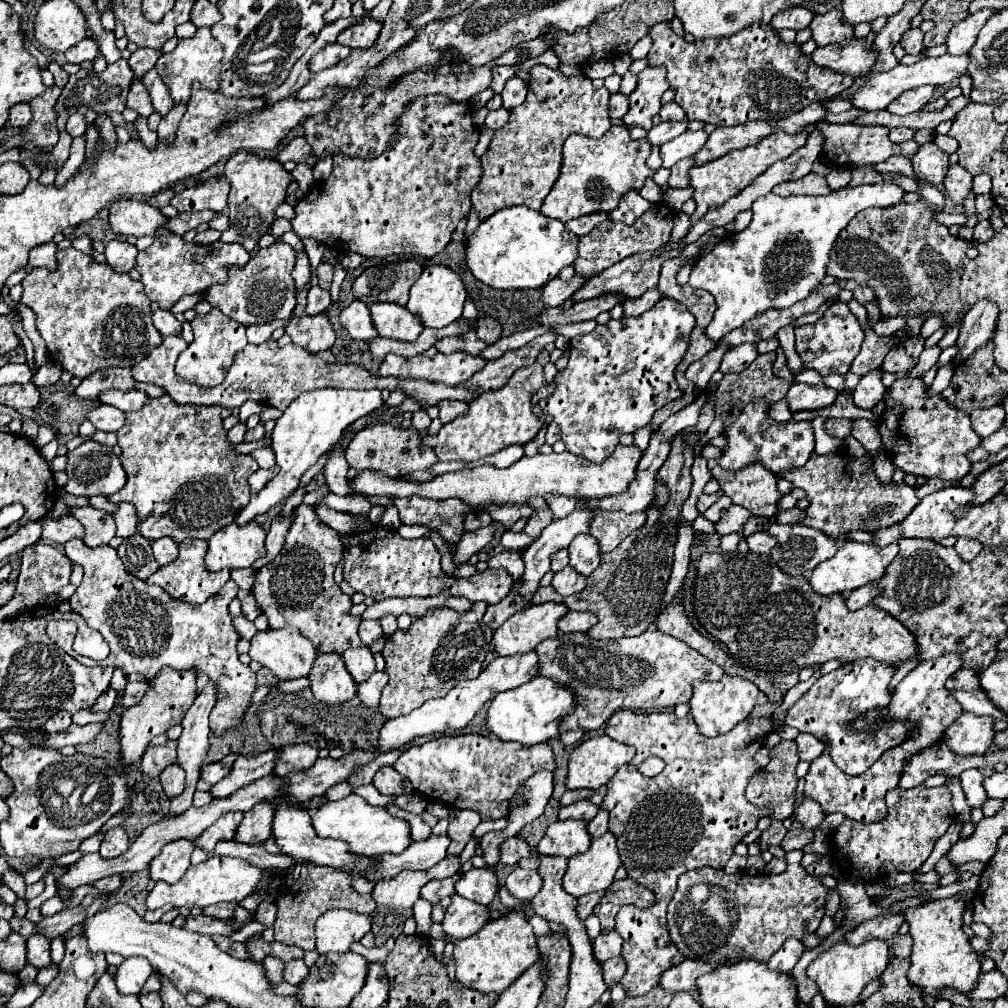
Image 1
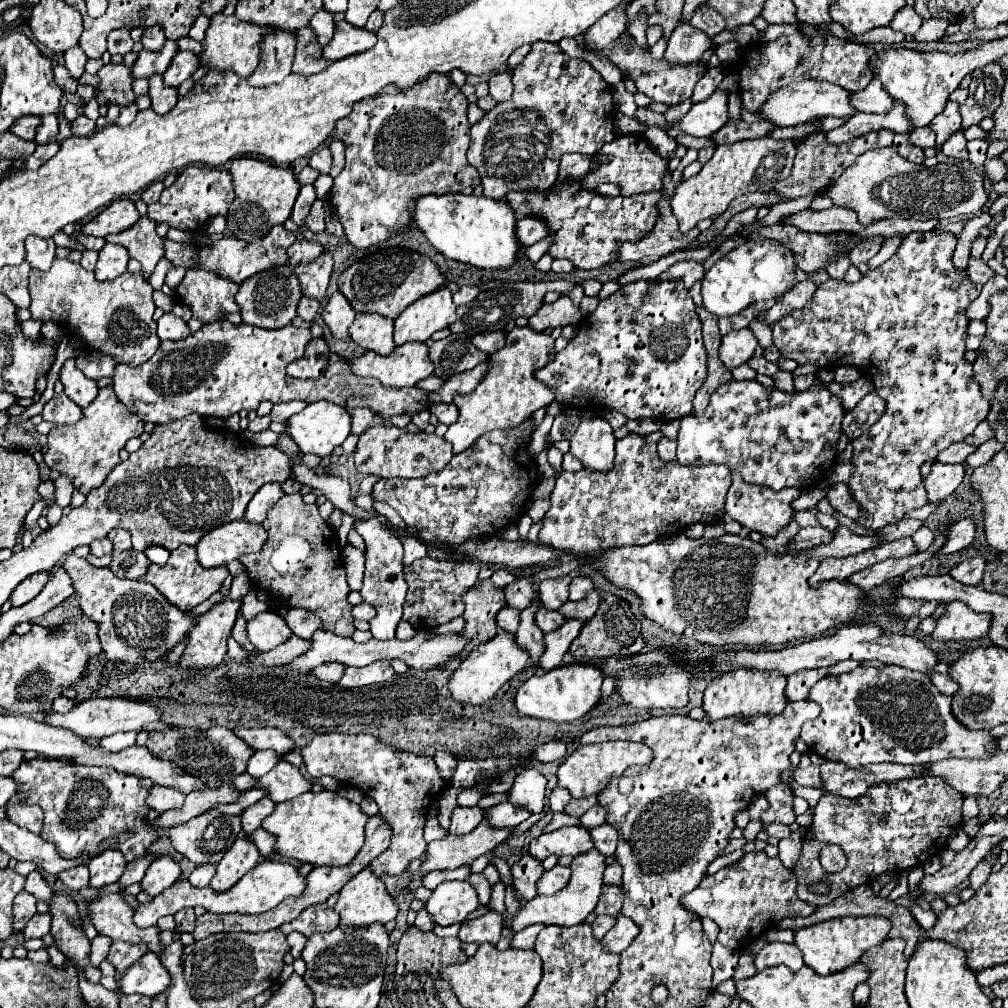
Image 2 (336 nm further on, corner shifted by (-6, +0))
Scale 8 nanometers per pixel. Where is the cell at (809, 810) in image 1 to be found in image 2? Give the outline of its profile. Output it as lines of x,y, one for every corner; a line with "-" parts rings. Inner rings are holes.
811,764
807,768
797,768
793,774
793,780
801,786
811,786
817,788
821,784
821,776
819,776
819,766

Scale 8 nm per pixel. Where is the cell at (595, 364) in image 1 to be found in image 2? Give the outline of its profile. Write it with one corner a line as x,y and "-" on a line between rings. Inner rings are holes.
639,280
621,286
609,298
599,300
595,312
581,318
577,334
561,352
557,352
555,360
537,370
535,376
553,390
555,400
563,406
585,410
597,404
597,408
617,410
629,420
679,420
685,414
691,414
695,392
707,376
707,362
701,322
687,288
679,280

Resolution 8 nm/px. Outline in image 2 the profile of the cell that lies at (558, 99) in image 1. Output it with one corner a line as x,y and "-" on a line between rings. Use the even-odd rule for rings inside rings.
533,42
531,52
523,58
521,64
513,68
513,96
507,102
499,102
493,110
471,126
471,146
467,160
477,168
481,176
483,194
493,200
505,200
513,190
547,190
553,180
557,180
559,158
565,152
595,154
603,144
615,138
613,132
613,96
611,86
601,78
597,70
585,60
565,56
557,44

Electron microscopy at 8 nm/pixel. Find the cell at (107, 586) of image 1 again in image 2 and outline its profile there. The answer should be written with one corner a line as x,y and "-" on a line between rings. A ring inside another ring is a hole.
75,554
65,558
63,568
73,580
81,610
97,622
99,640
109,660
157,660
159,656
171,652
193,628
195,618
189,612
181,612
179,608
171,606
165,596
153,588
153,584
117,578
109,568
95,568
85,558

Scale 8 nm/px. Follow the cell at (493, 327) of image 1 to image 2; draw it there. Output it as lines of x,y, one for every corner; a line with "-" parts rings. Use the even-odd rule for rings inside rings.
497,330
497,332
481,332
481,334
475,334
471,338
471,342
485,354
493,354
497,352
499,348
505,346
505,332

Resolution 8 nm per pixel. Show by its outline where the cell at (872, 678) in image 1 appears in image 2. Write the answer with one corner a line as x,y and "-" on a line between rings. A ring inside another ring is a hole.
901,666
885,668
855,668
845,674
827,676
817,682
809,700
821,706
821,714
803,724
801,740
809,750
817,752
825,760
843,762
851,768
873,764
873,762
895,762
895,764
931,764
945,758
989,758
995,752
995,740
989,732
969,730
961,726
951,714
951,696
941,694
923,672
913,672

